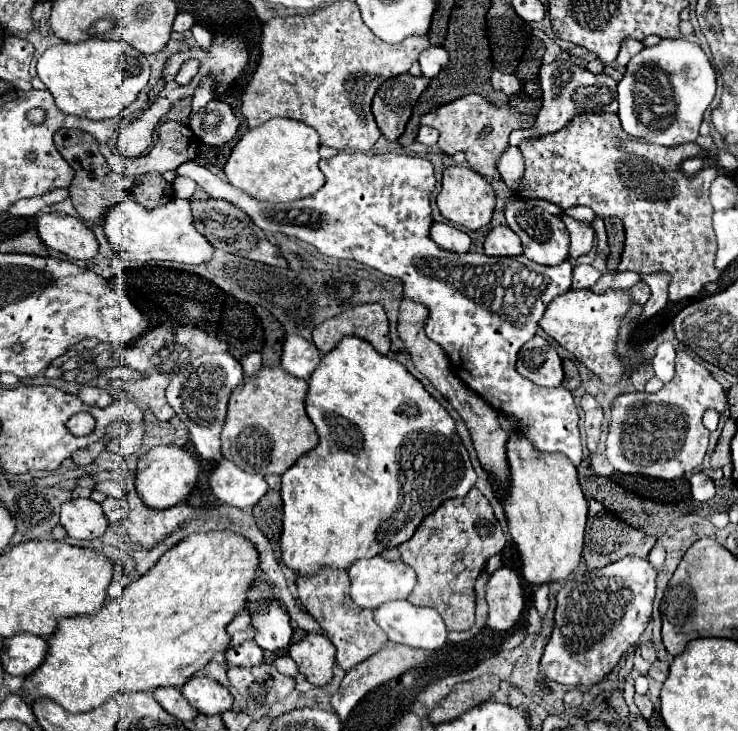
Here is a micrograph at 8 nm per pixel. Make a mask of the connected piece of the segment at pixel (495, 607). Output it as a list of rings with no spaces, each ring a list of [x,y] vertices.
[[[500,567],[492,573],[488,589],[488,627],[492,631],[508,631],[524,609],[524,595],[520,575],[508,567]]]

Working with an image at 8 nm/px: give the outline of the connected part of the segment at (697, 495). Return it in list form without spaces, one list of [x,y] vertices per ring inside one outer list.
[[[704,471],[694,473],[692,479],[690,479],[690,485],[692,485],[692,497],[694,497],[696,501],[700,501],[700,503],[712,499],[714,493],[716,493],[712,479],[710,479]]]

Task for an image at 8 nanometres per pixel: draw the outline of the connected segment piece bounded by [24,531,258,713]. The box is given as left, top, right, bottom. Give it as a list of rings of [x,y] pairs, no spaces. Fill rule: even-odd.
[[[210,531],[210,533],[194,533],[186,539],[182,539],[178,545],[174,545],[168,553],[164,553],[160,557],[160,561],[140,579],[136,579],[134,583],[130,583],[124,591],[124,595],[120,599],[112,599],[108,601],[96,615],[88,615],[88,617],[68,617],[68,619],[60,619],[56,633],[52,635],[50,649],[46,655],[44,665],[40,665],[34,675],[30,675],[24,681],[24,691],[30,695],[30,701],[38,699],[38,697],[50,697],[56,703],[60,703],[66,711],[70,713],[84,713],[88,709],[94,709],[98,705],[102,705],[108,697],[112,697],[116,691],[154,691],[158,687],[176,687],[180,689],[198,669],[202,669],[216,653],[222,653],[228,649],[228,633],[226,633],[226,625],[244,609],[244,595],[252,583],[252,579],[256,577],[258,571],[258,553],[254,549],[254,545],[250,541],[246,541],[240,535],[234,535],[232,531]]]

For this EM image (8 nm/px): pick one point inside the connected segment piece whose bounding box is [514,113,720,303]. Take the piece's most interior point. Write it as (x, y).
(667, 216)

